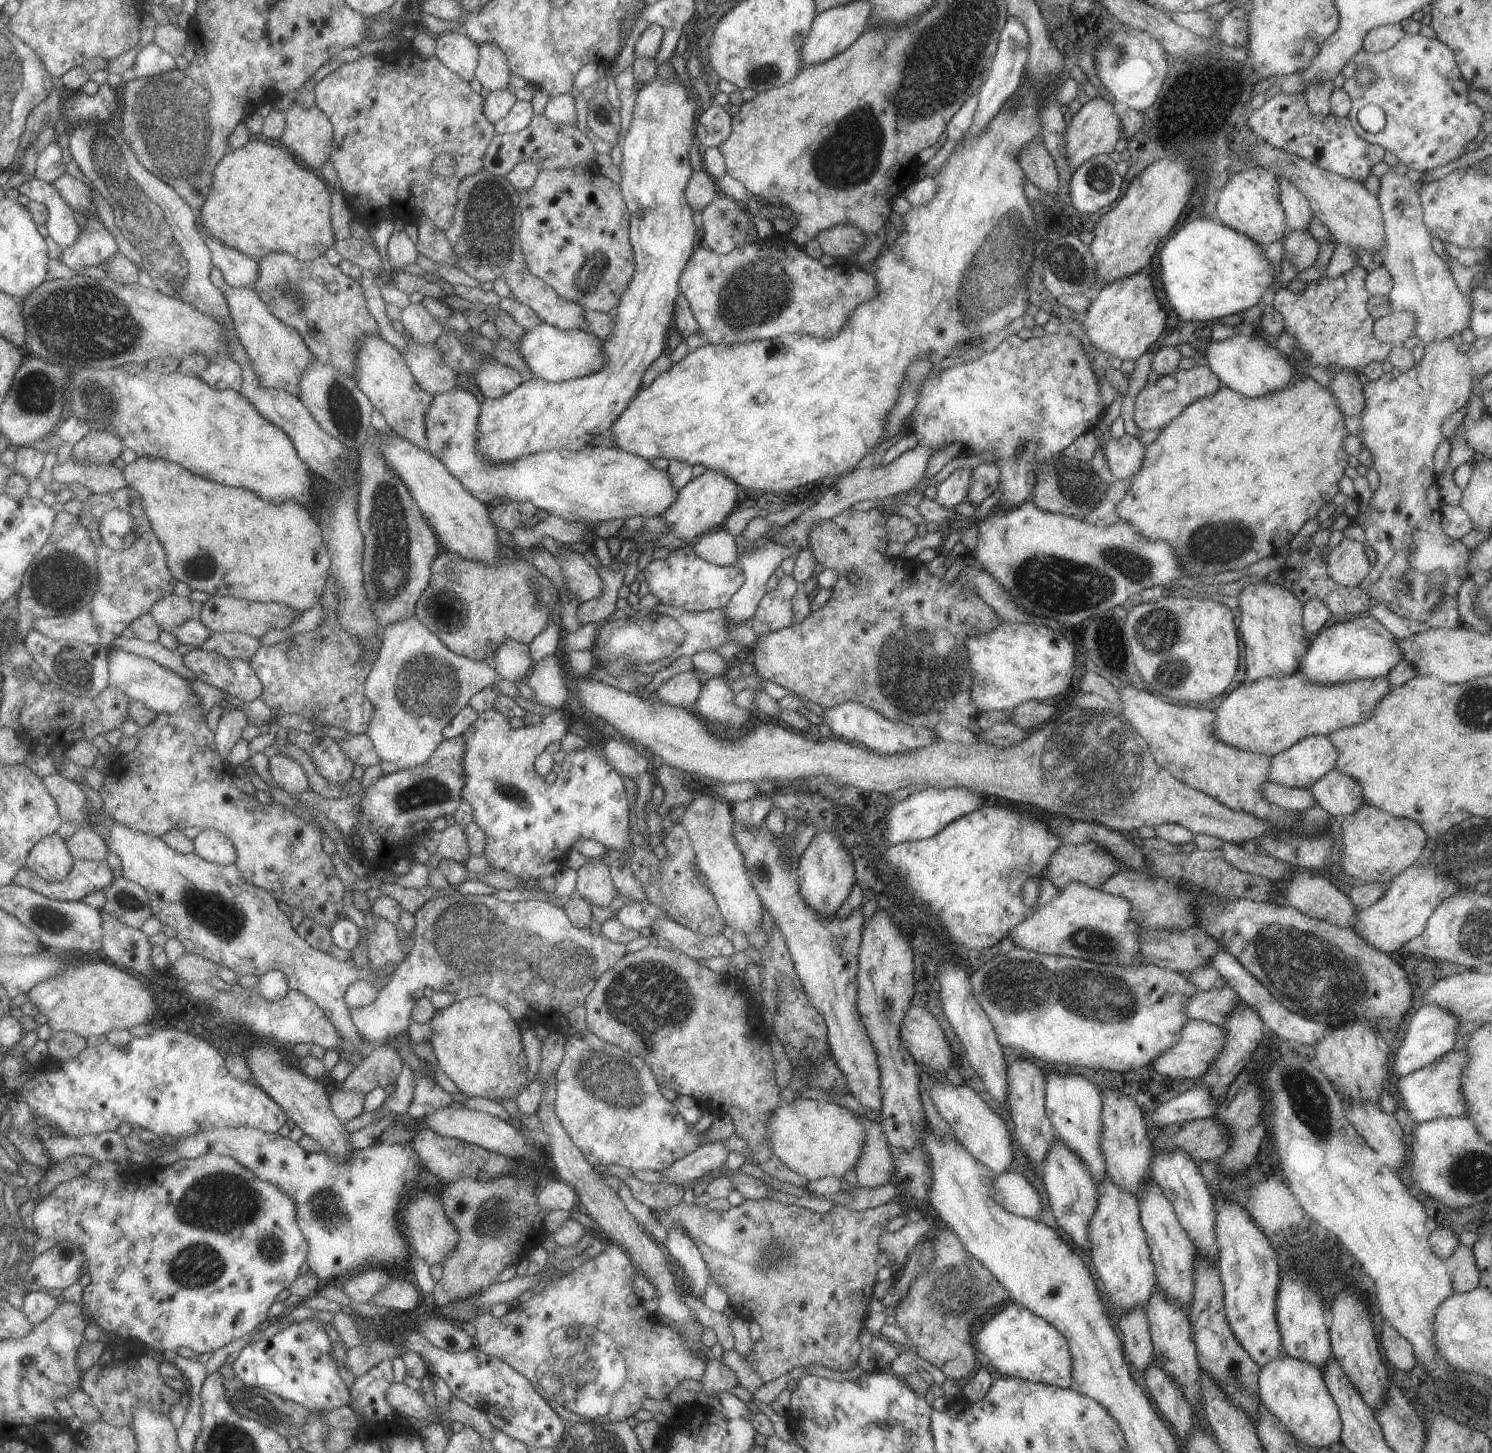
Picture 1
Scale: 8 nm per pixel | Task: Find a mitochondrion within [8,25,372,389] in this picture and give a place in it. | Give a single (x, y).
(172, 126)

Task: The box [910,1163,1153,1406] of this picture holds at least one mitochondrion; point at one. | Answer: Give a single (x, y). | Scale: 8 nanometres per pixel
(962, 1290)

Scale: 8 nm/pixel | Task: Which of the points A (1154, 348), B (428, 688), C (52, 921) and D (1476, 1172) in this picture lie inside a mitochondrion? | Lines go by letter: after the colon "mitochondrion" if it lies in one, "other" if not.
A: other
B: mitochondrion
C: mitochondrion
D: mitochondrion

